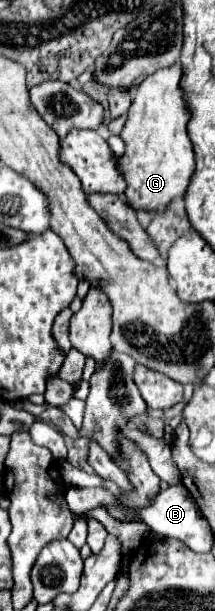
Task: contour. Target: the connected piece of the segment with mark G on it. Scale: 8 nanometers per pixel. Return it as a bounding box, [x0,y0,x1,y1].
[118,64,194,212]

